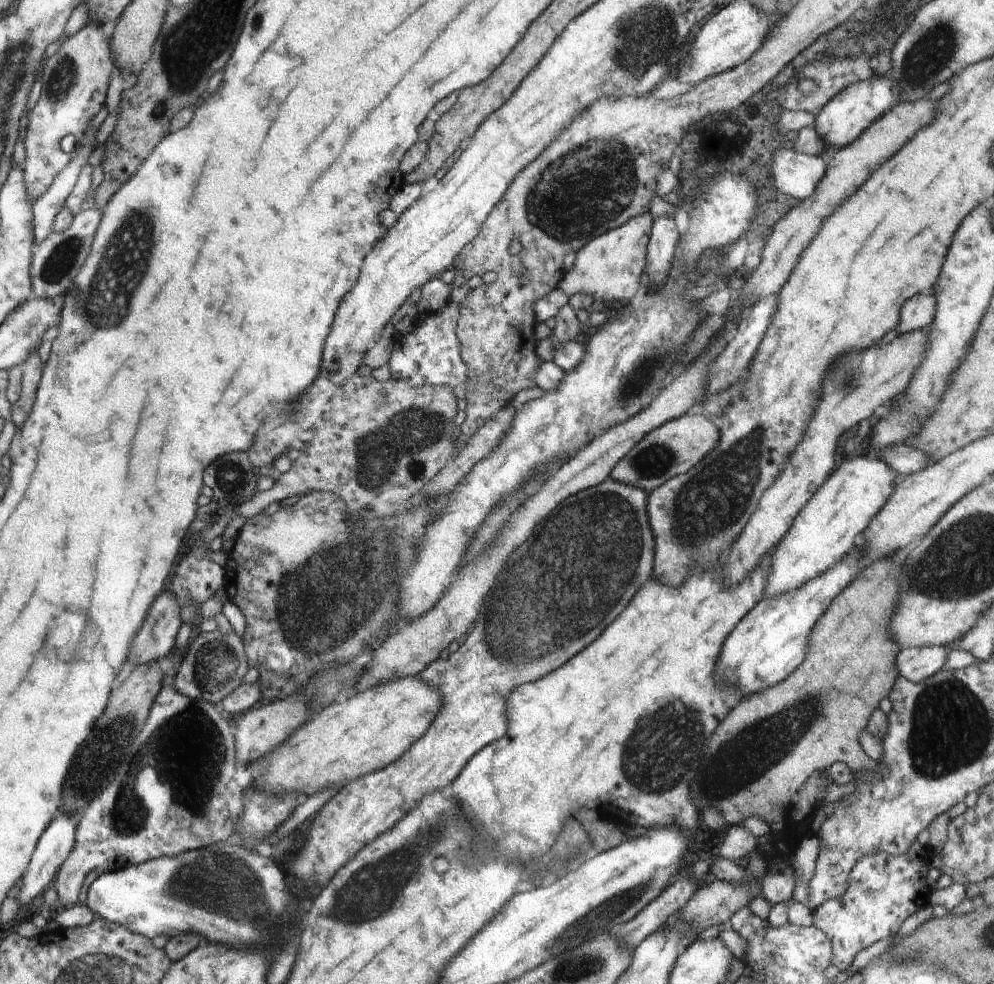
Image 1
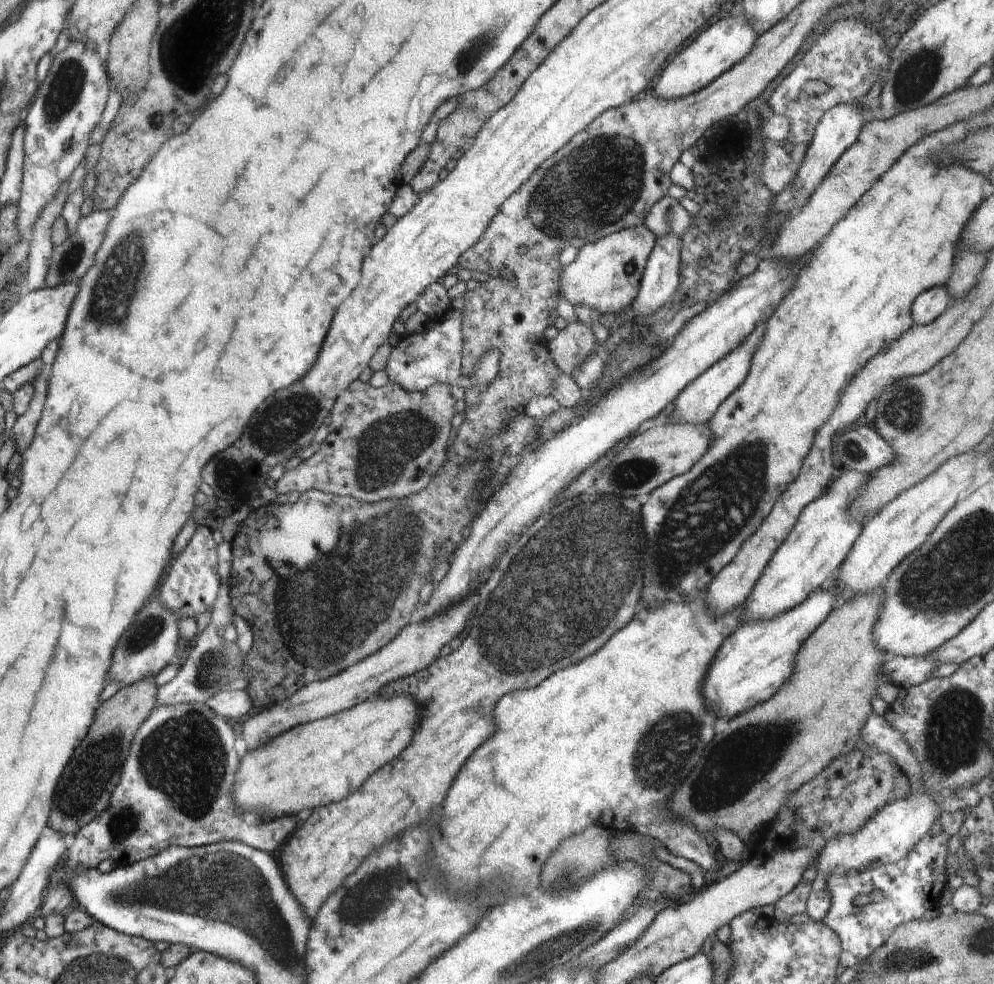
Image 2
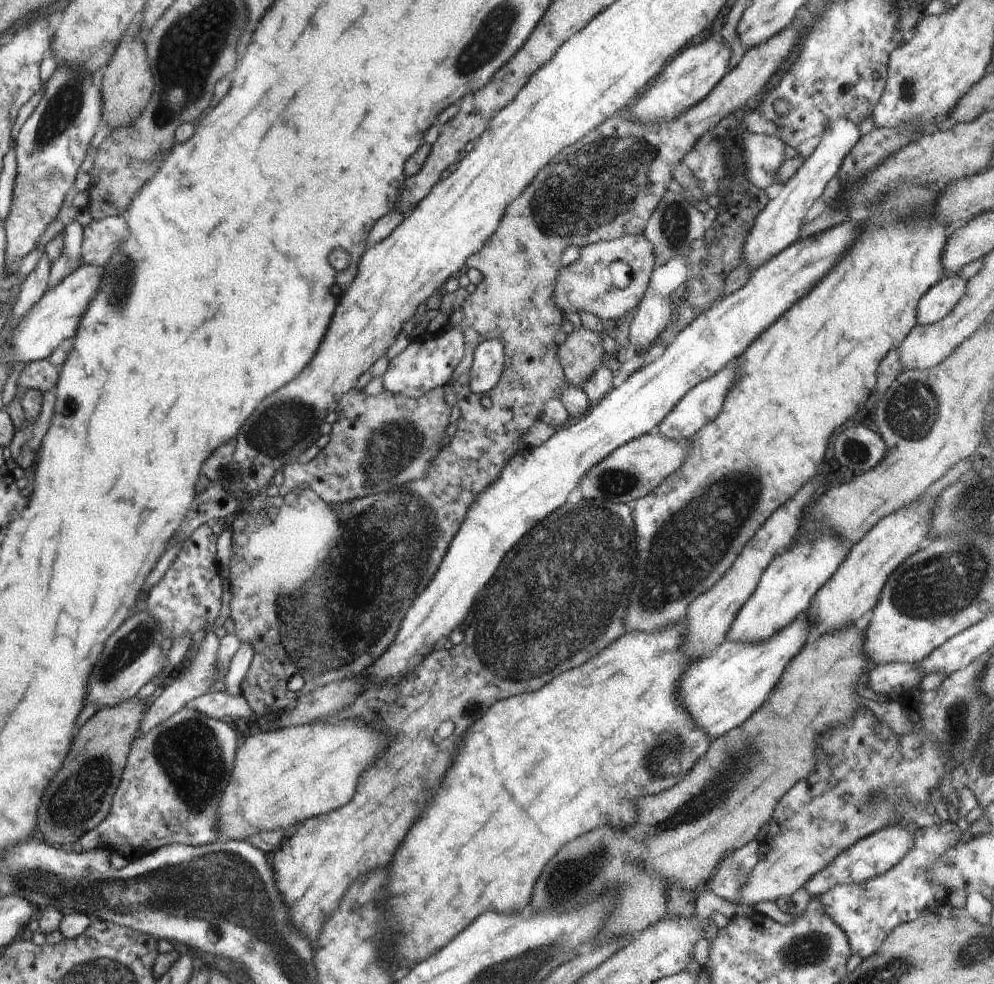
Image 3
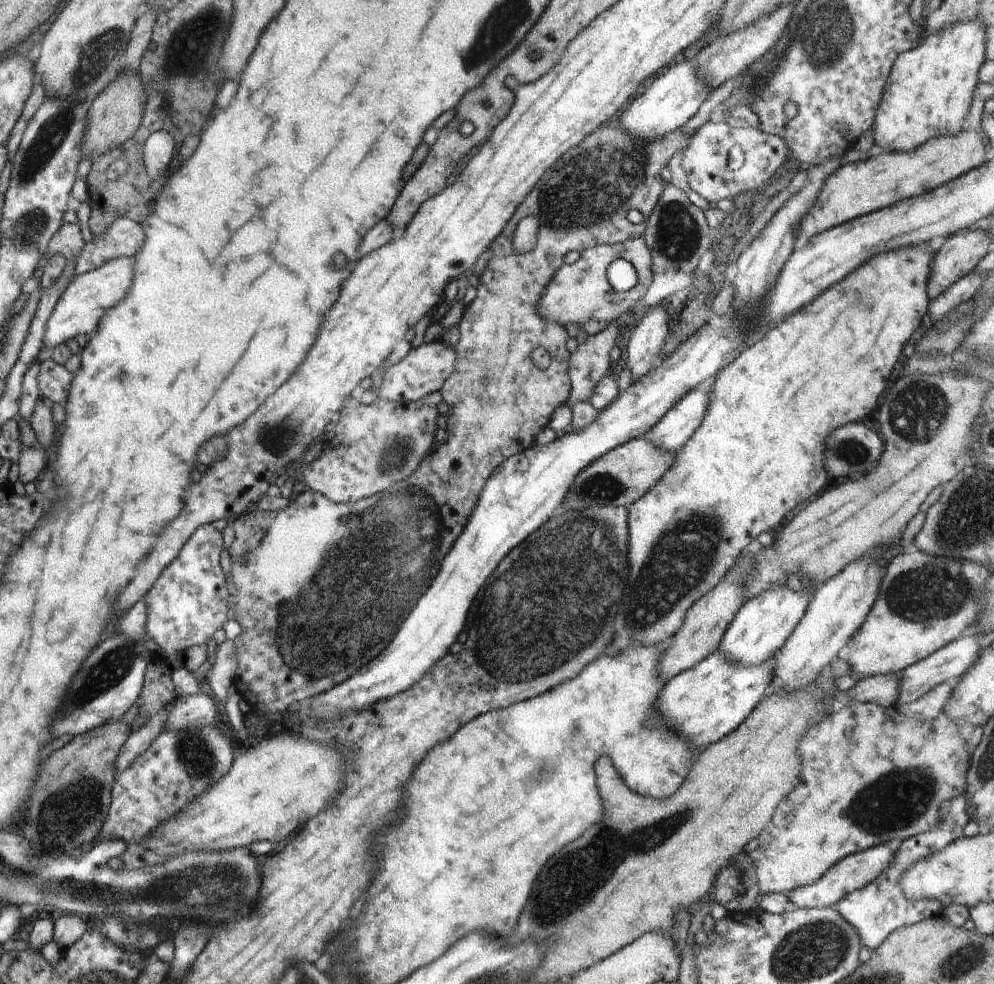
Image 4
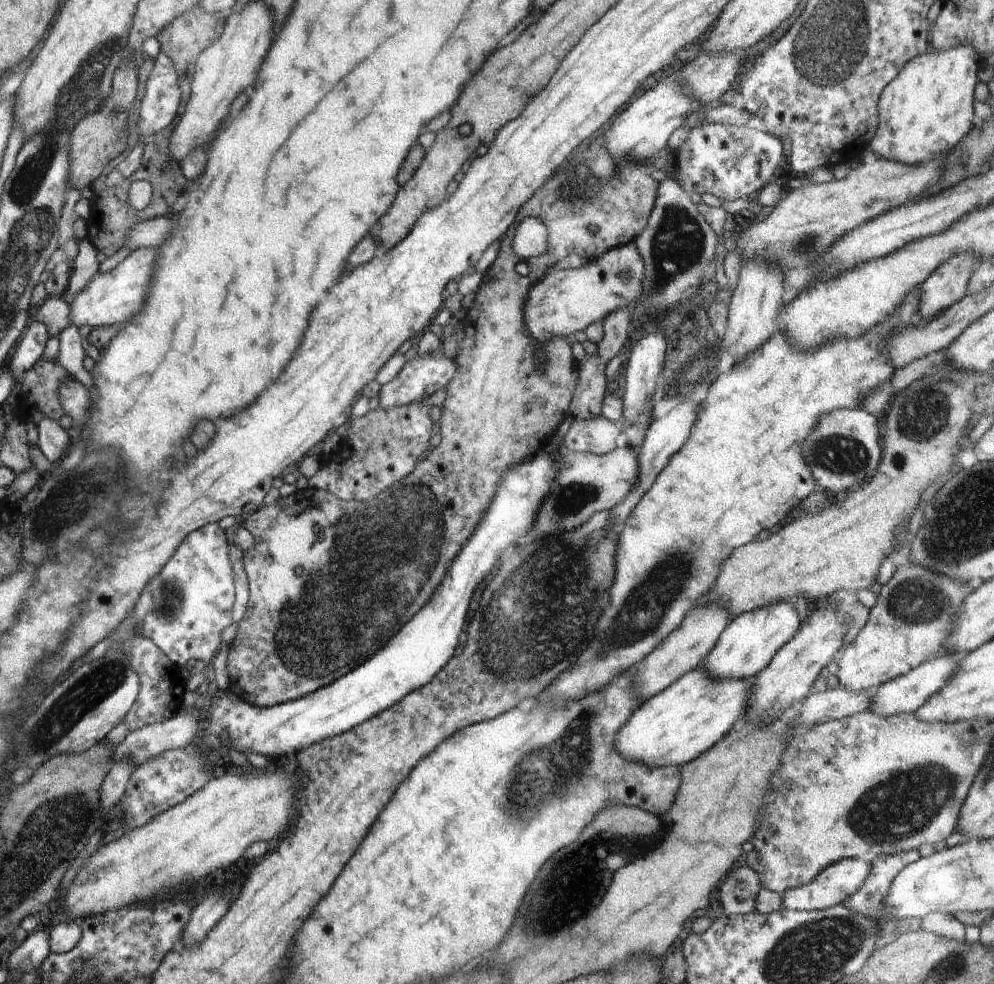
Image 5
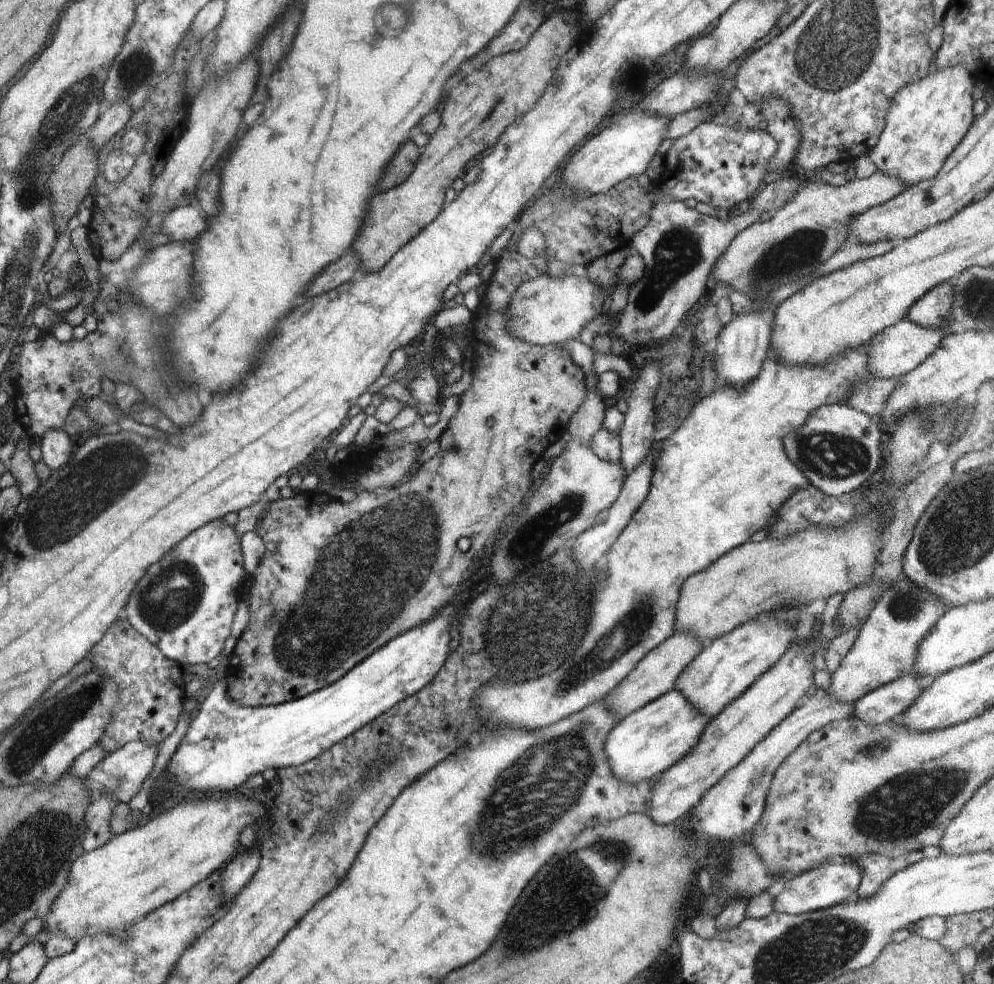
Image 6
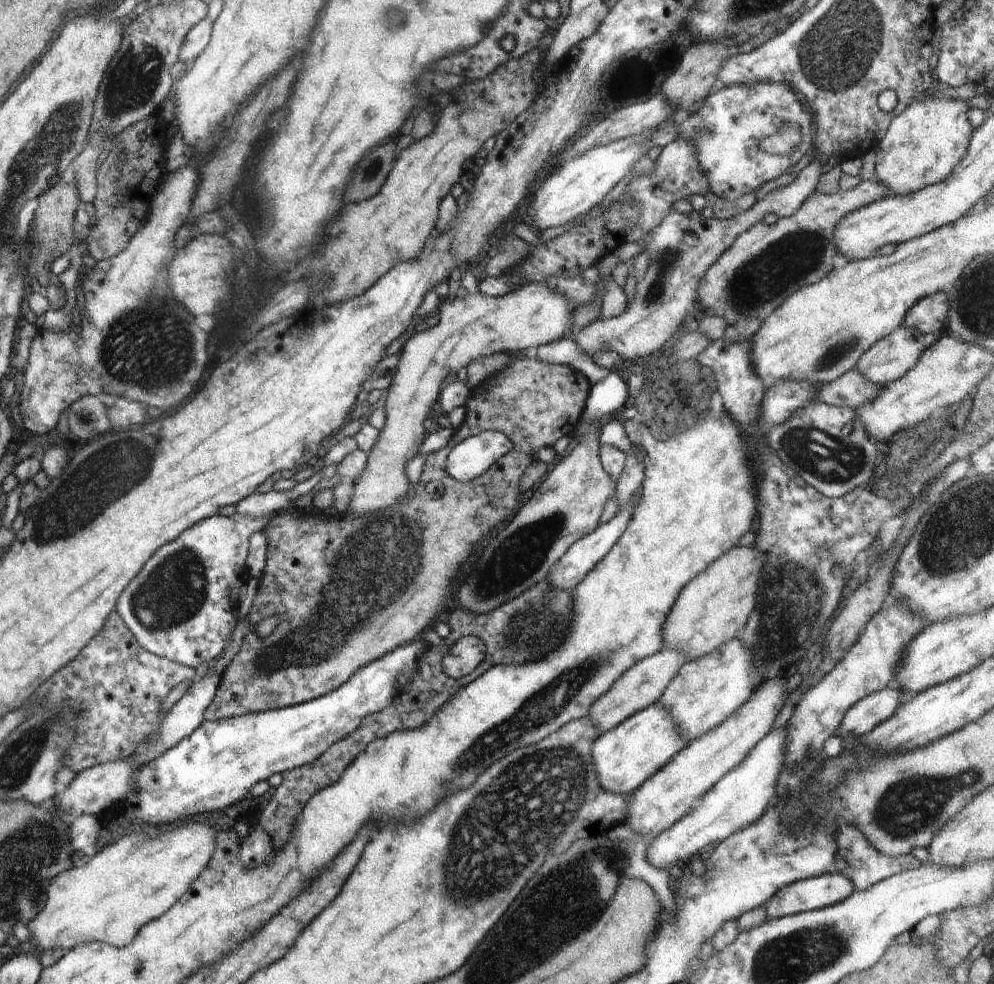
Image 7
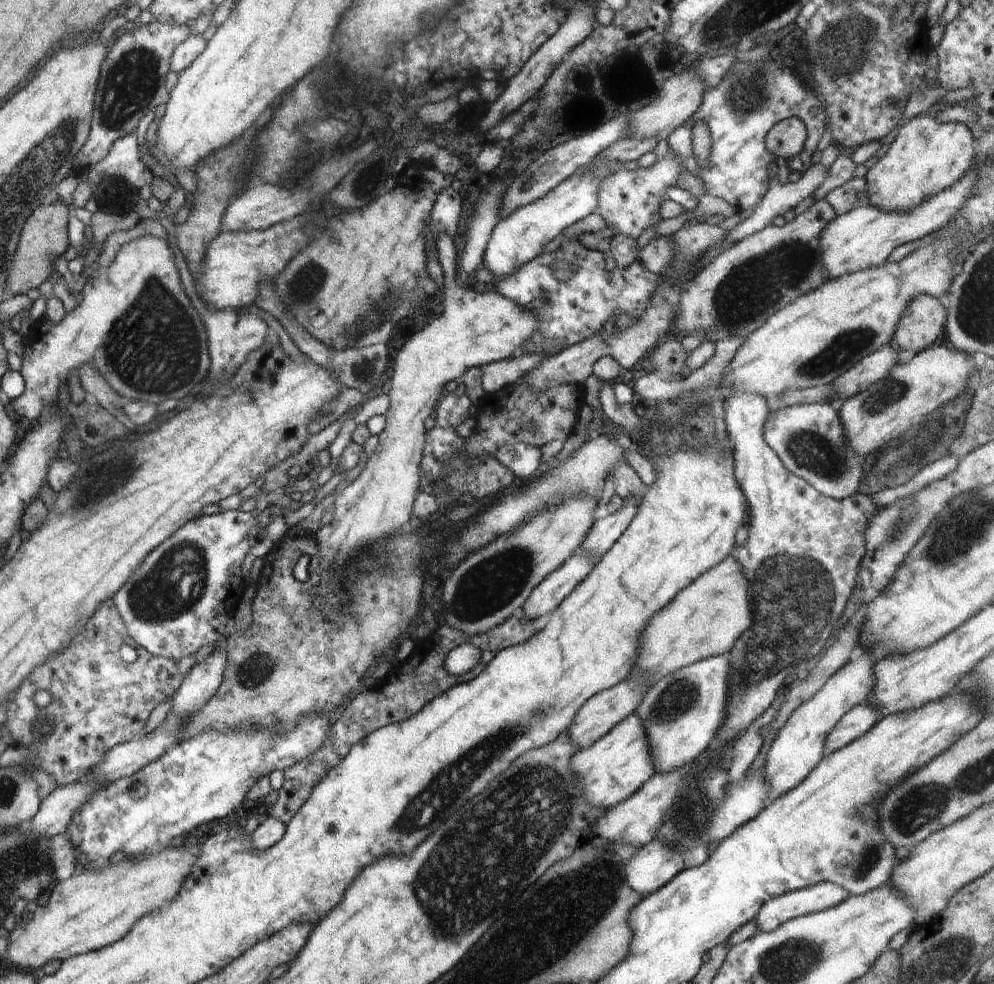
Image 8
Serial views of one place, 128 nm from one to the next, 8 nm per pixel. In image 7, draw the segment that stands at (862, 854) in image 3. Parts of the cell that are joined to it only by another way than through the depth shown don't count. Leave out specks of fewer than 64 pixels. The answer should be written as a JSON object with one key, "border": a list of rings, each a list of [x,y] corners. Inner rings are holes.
{"border":[[[837,872],[793,882],[775,892],[767,902],[766,921],[832,906],[854,891],[853,882]]]}

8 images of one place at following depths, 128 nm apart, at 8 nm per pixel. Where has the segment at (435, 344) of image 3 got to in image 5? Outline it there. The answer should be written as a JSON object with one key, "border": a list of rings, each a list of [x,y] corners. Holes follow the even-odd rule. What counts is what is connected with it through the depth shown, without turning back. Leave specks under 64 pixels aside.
{"border":[[[442,348],[432,354],[426,354],[424,356],[417,355],[410,362],[405,362],[394,380],[382,385],[379,393],[379,406],[383,409],[389,409],[423,400],[428,395],[434,394],[437,390],[445,389],[447,384],[452,380],[455,372],[456,365],[454,359],[446,357],[442,352]]]}

